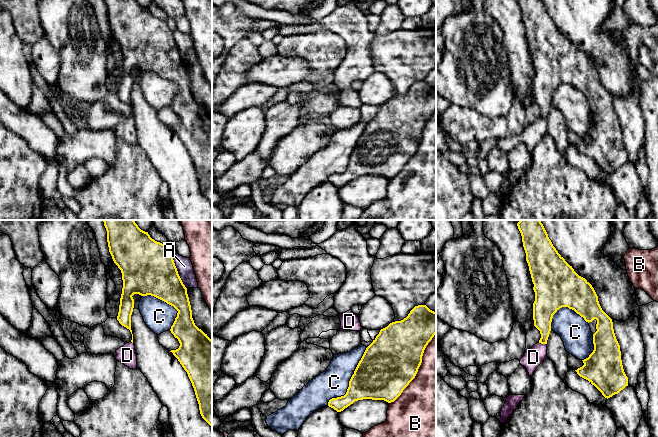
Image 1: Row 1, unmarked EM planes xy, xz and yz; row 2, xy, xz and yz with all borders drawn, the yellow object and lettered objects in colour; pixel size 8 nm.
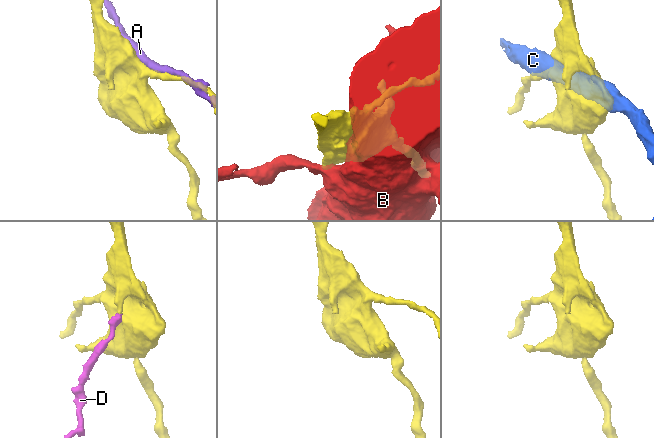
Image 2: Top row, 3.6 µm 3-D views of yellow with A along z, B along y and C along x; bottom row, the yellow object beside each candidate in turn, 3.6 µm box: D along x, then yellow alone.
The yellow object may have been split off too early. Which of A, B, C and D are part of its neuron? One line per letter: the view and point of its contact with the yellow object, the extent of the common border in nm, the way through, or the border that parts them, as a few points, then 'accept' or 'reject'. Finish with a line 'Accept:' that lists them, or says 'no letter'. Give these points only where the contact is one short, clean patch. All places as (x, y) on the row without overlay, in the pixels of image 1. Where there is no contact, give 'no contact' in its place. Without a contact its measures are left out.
A: meets yellow in xy at (177, 48); contact 300 nm long; reject
B: meets yellow in xz at (418, 144); contact 700 nm long; reject
C: meets yellow in xz at (350, 156); contact 550 nm long; reject
D: meets yellow in yz at (542, 119); contact 70 nm long; accept
Accept: D

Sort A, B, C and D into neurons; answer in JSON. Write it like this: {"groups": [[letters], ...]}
{"groups": [["A"], ["B"], ["C"], ["D"]]}

